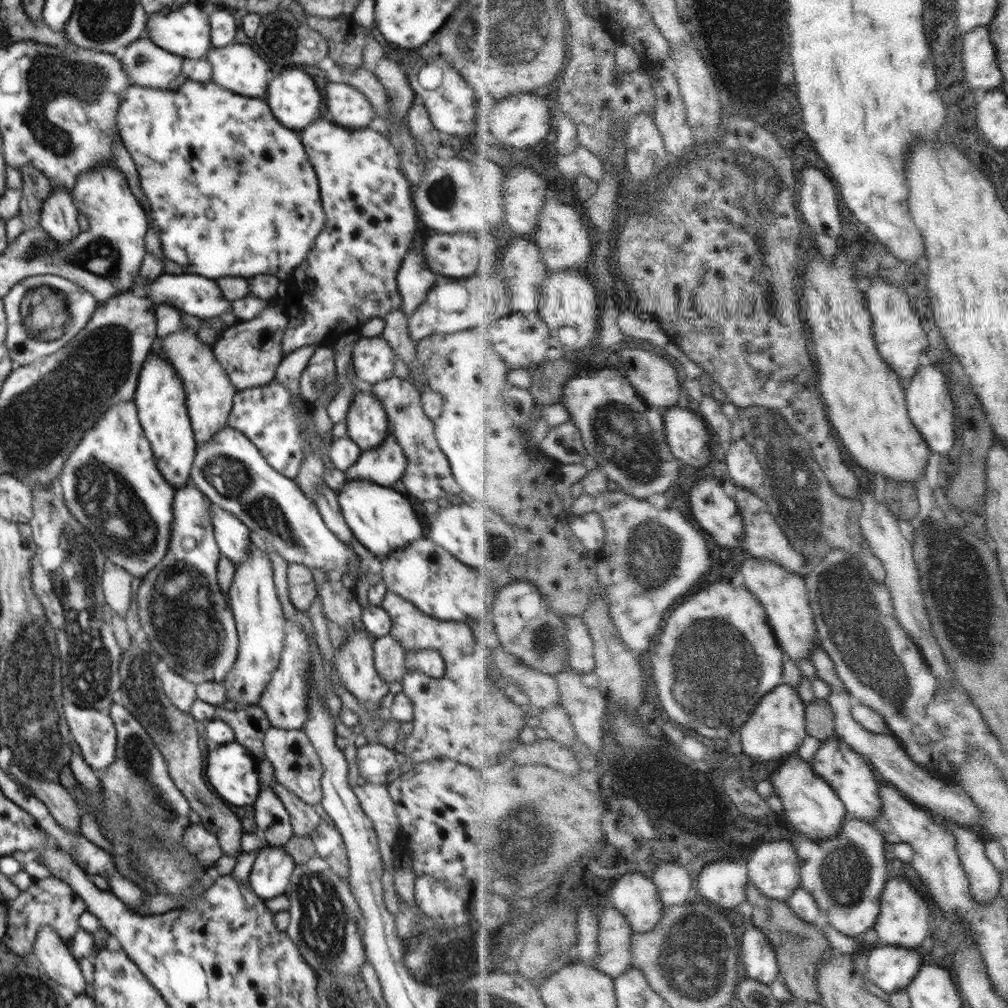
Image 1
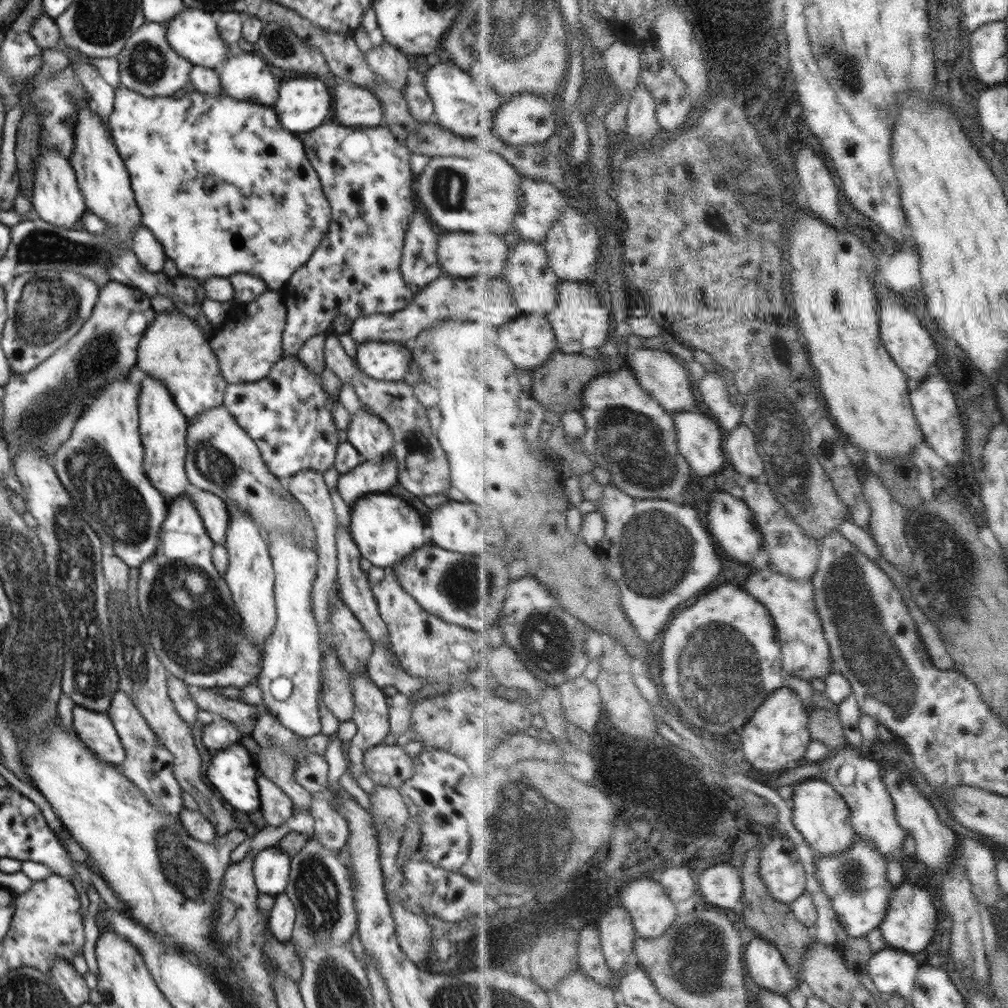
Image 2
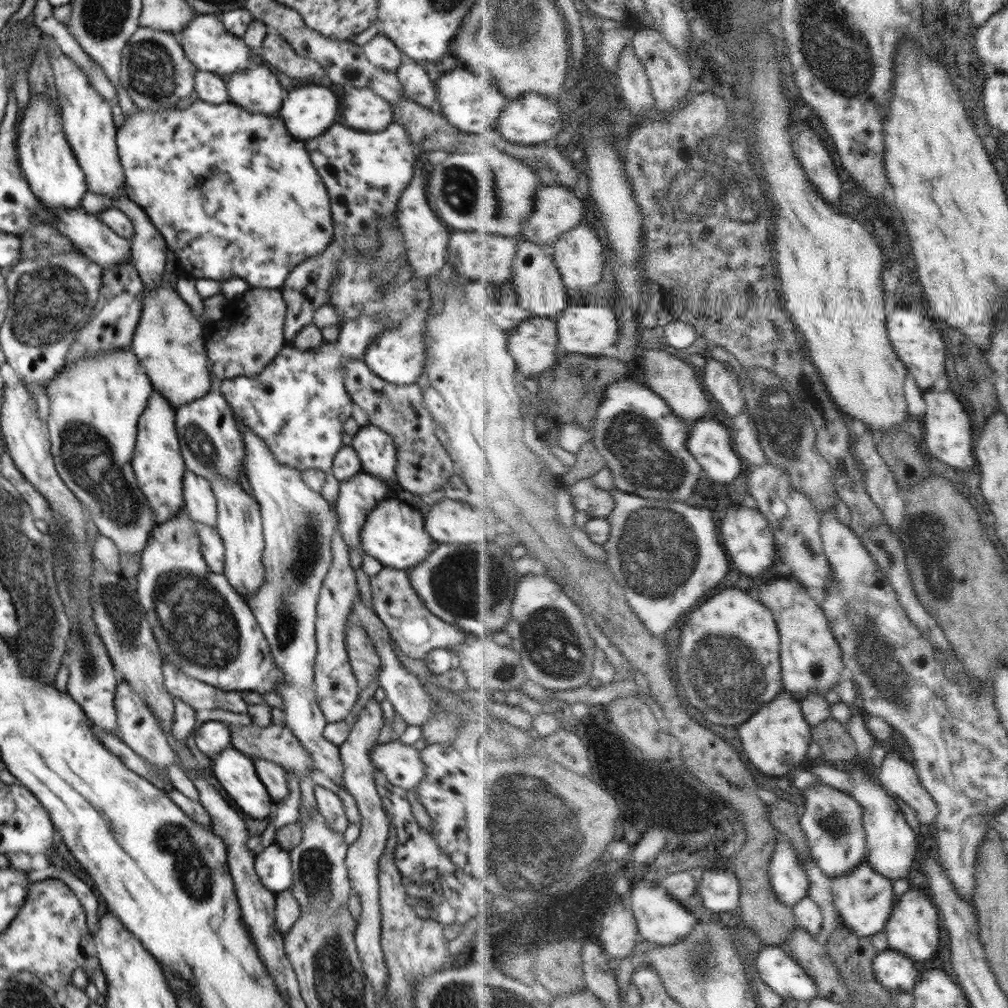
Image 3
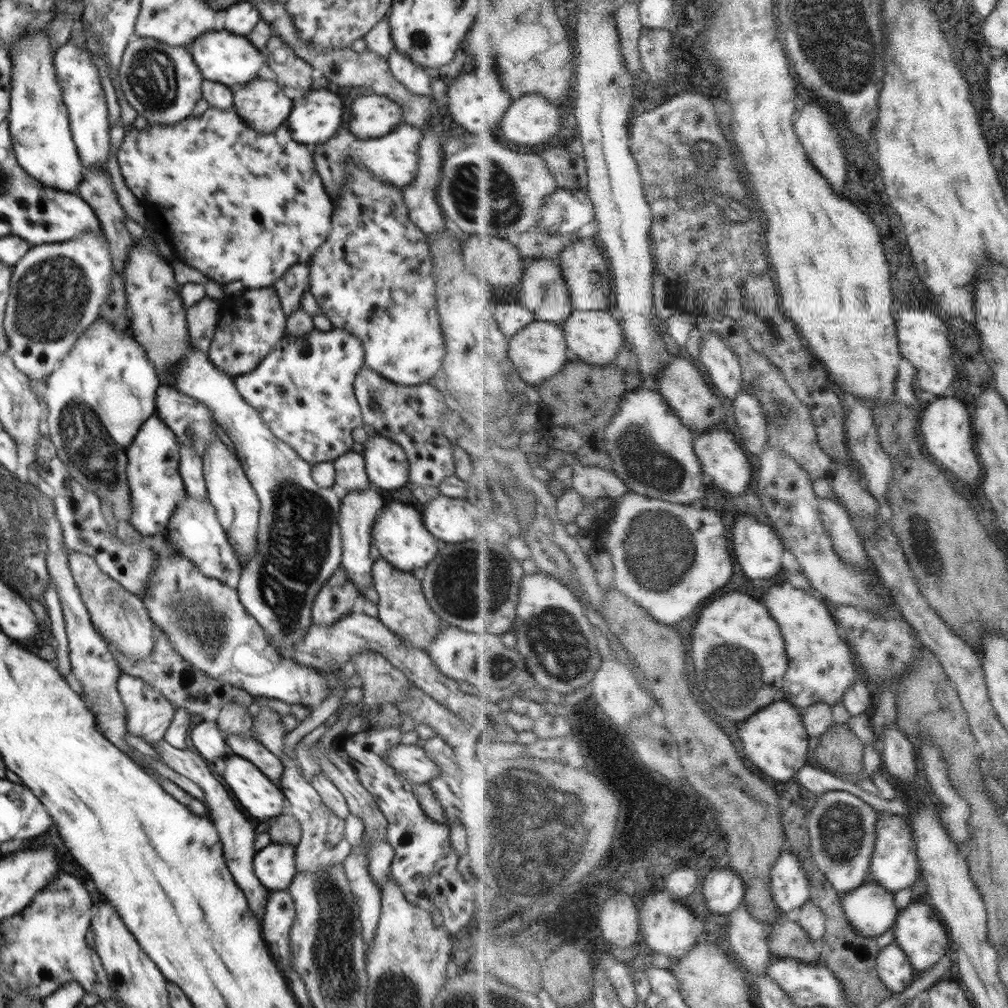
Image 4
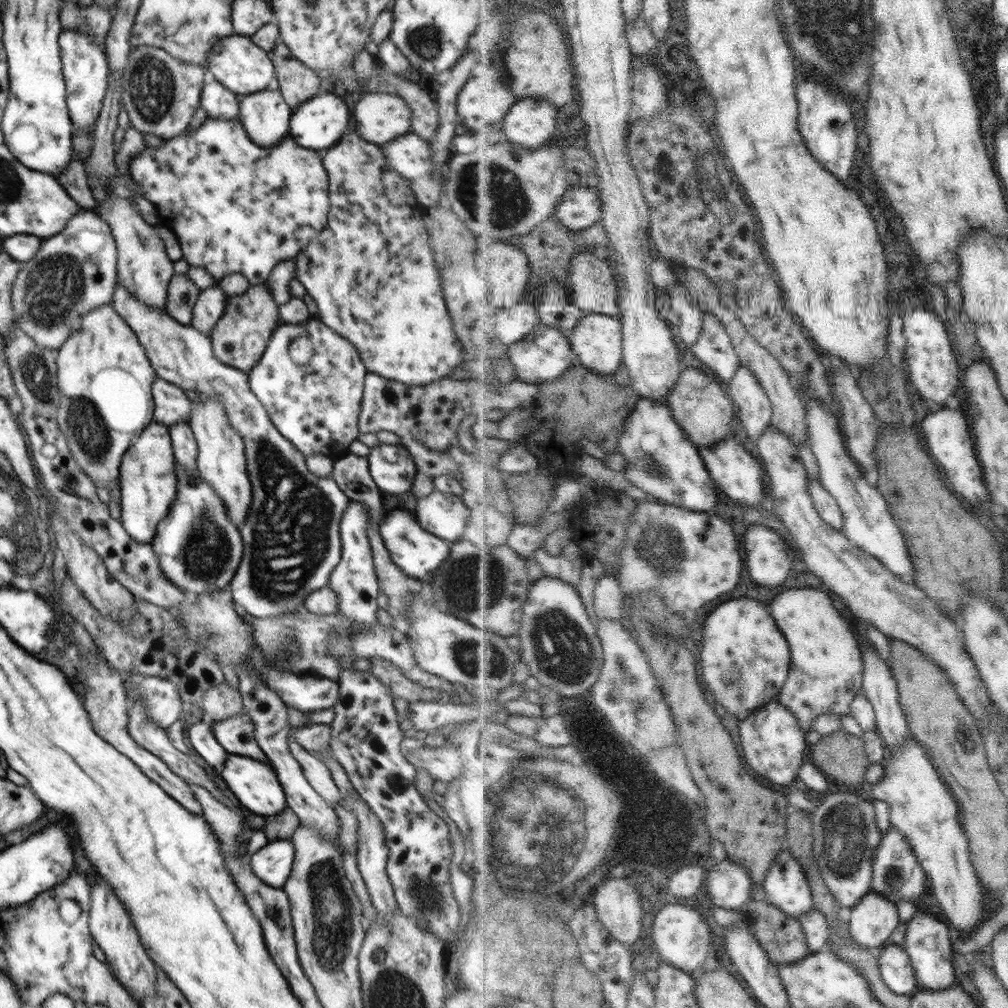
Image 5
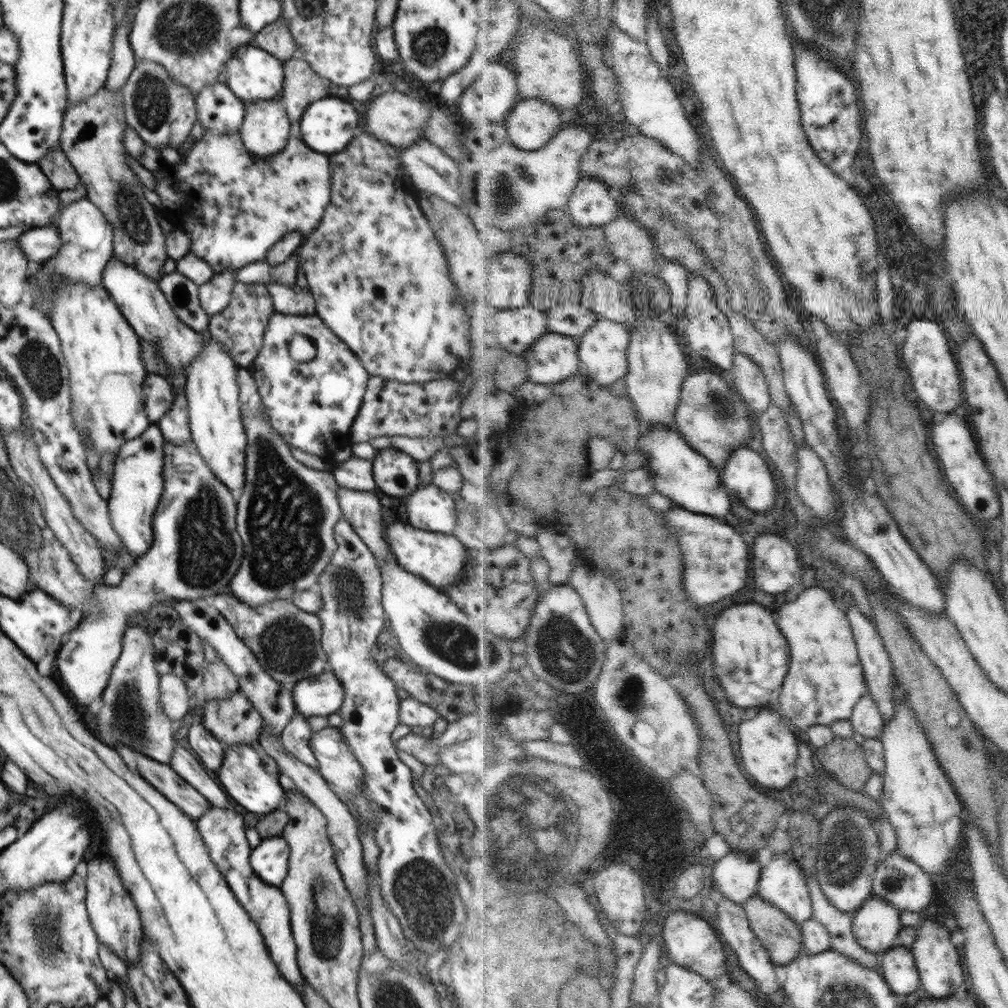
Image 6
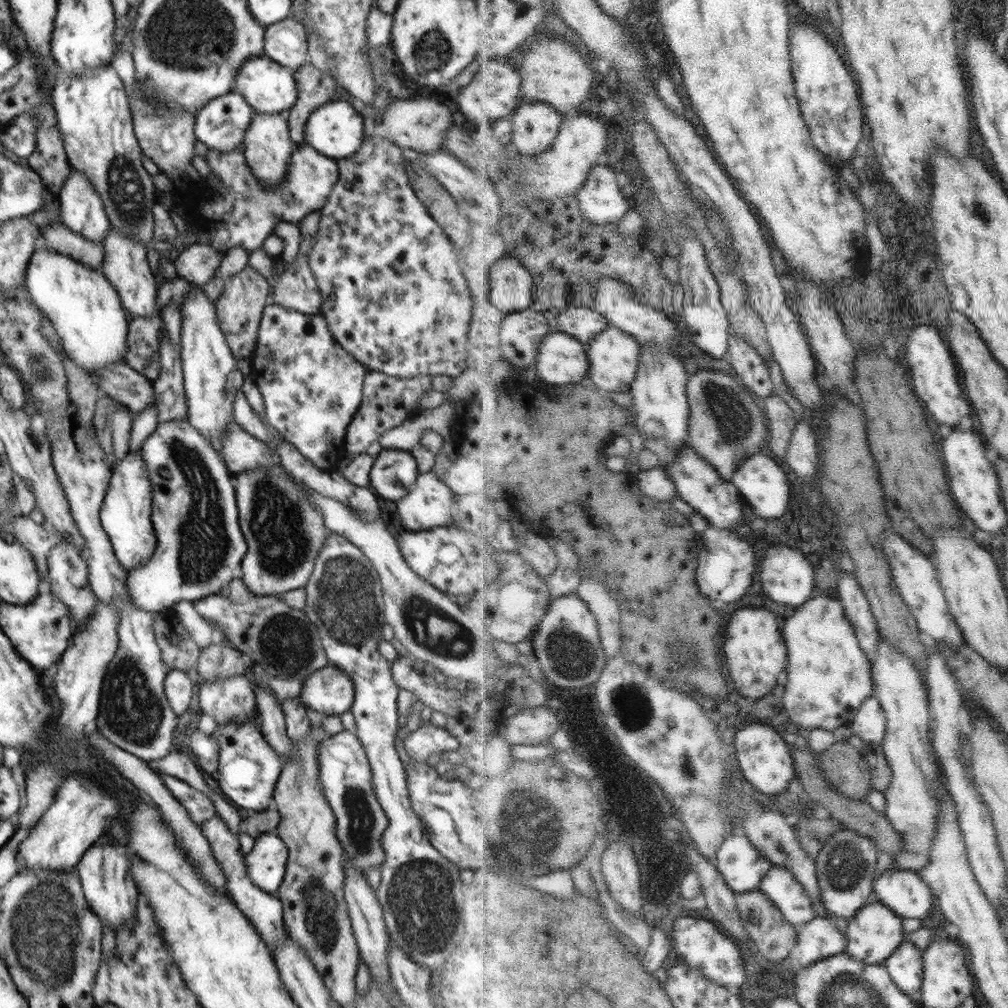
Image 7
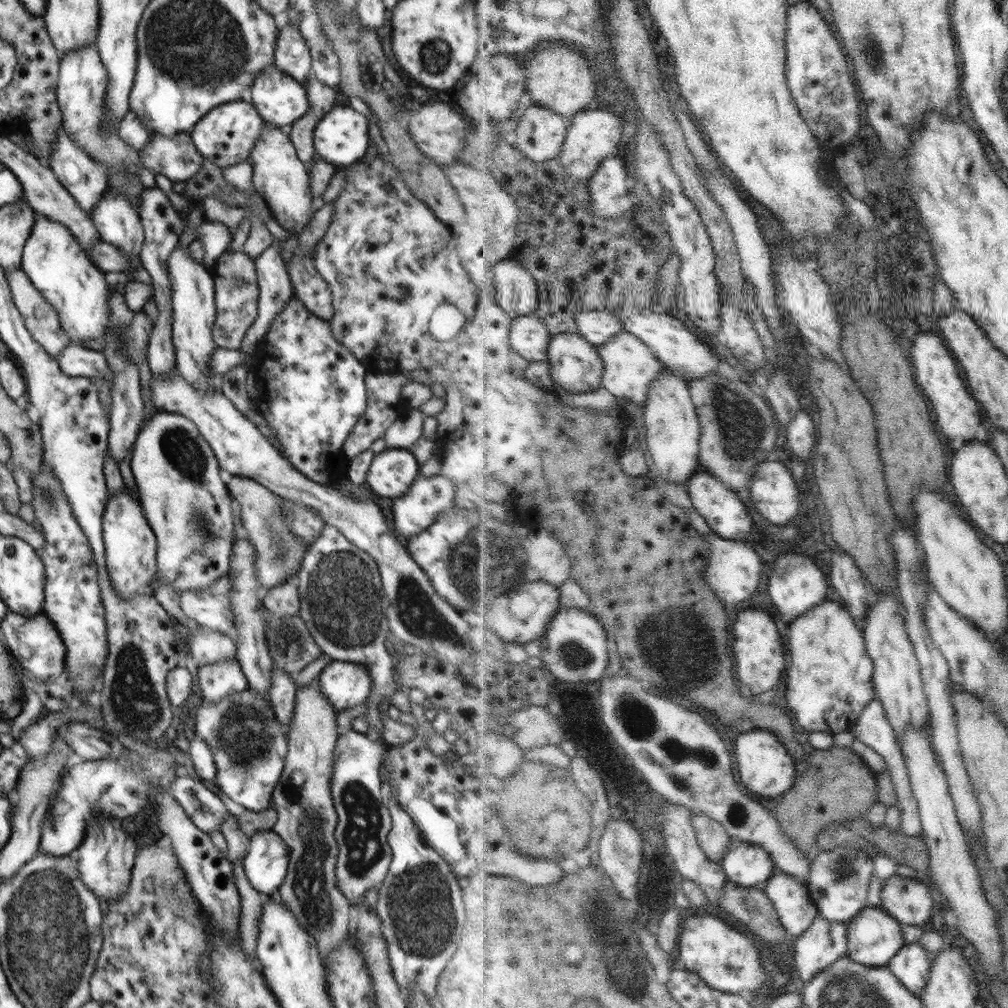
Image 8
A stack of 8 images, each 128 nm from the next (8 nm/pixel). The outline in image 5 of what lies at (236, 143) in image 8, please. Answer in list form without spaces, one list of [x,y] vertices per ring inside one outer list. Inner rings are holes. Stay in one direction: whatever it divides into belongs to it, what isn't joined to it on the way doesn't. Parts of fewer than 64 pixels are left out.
[[[216,79],[203,85],[200,108],[210,119],[235,120],[239,117],[240,97]]]

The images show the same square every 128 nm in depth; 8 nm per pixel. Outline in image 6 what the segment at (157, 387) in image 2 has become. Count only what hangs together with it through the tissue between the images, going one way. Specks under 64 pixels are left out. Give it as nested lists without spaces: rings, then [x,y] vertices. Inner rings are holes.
[[[151,424],[138,438],[125,442],[117,453],[107,500],[109,522],[132,556],[146,554],[153,543],[152,520],[163,492],[163,446],[162,430]]]

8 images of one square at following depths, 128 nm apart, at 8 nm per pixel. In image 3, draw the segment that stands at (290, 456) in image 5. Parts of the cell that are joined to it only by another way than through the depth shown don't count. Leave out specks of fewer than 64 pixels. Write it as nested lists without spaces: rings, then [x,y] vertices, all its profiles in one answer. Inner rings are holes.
[[[233,413],[234,420],[238,424],[238,430],[242,432],[244,440],[245,458],[243,468],[245,469],[247,489],[253,498],[259,504],[261,510],[261,522],[263,523],[263,539],[265,548],[262,555],[262,564],[264,564],[264,583],[247,600],[247,606],[254,614],[257,623],[262,629],[270,653],[274,657],[274,663],[278,669],[284,673],[284,684],[282,690],[278,690],[283,700],[283,706],[280,711],[284,713],[284,724],[294,733],[294,737],[310,752],[314,760],[315,768],[324,772],[332,782],[342,782],[344,776],[344,765],[340,760],[339,746],[332,744],[324,738],[323,731],[327,725],[327,720],[318,706],[314,690],[314,665],[317,653],[316,642],[316,606],[323,586],[323,580],[326,578],[333,561],[332,538],[337,530],[339,517],[334,507],[327,502],[320,493],[311,490],[309,486],[302,481],[303,472],[286,464],[279,464],[274,454],[271,454],[266,441],[252,429],[248,429],[244,423],[238,421],[236,413]]]

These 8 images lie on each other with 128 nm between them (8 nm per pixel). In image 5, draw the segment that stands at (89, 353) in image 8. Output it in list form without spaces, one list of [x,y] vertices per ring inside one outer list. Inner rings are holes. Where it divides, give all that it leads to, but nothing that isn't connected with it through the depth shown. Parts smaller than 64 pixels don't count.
[[[157,377],[152,385],[152,394],[156,422],[170,426],[178,421],[192,419],[192,396],[180,387]]]

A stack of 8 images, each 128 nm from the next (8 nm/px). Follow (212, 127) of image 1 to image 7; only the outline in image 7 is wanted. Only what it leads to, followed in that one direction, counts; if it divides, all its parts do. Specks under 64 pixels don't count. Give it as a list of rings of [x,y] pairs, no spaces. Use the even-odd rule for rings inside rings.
[[[308,143],[295,146],[286,168],[284,182],[274,190],[264,188],[258,182],[250,166],[246,164],[245,155],[240,148],[228,154],[208,148],[204,159],[214,175],[214,180],[218,181],[220,190],[210,189],[205,185],[196,186],[193,190],[205,189],[209,198],[220,195],[228,204],[229,212],[224,223],[208,232],[212,238],[210,242],[206,242],[221,255],[227,254],[236,245],[242,245],[249,254],[262,248],[264,241],[274,234],[274,227],[278,222],[283,220],[296,224],[301,222],[307,214],[321,210],[339,179],[336,160],[319,153]]]

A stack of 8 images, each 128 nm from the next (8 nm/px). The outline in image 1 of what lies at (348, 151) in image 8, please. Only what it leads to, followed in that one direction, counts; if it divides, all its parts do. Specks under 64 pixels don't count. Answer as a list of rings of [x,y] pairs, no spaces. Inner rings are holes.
[[[302,70],[274,74],[265,100],[279,124],[298,132],[314,123],[324,106],[313,77]]]

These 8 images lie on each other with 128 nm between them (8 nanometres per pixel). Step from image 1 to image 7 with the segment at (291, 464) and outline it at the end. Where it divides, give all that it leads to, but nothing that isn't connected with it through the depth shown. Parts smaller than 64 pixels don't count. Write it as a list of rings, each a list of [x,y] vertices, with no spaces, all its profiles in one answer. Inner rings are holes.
[[[272,302],[264,307],[257,346],[250,357],[252,368],[249,375],[259,386],[268,424],[276,428],[283,439],[294,445],[318,470],[335,470],[337,463],[345,456],[346,430],[362,402],[368,368],[336,342],[322,314],[306,314]]]

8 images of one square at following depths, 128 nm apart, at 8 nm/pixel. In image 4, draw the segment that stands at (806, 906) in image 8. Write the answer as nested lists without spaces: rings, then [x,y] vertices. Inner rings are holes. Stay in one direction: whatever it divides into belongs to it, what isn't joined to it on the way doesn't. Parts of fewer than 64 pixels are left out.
[[[787,849],[782,853],[773,872],[773,888],[781,910],[792,912],[812,898],[811,880],[800,857]]]

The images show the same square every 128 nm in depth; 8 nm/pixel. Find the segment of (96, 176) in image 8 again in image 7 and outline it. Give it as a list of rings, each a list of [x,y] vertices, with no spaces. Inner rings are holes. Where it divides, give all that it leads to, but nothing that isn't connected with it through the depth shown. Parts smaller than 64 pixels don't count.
[[[72,166],[70,170],[62,190],[58,192],[62,224],[90,241],[104,242],[110,222],[102,197],[82,171]]]

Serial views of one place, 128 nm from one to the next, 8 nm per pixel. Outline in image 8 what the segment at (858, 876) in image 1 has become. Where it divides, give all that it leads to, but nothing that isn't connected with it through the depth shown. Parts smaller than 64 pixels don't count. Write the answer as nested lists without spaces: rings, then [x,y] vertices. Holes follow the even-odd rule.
[[[868,906],[849,923],[849,955],[852,960],[868,967],[889,967],[907,946],[902,922],[880,906]]]

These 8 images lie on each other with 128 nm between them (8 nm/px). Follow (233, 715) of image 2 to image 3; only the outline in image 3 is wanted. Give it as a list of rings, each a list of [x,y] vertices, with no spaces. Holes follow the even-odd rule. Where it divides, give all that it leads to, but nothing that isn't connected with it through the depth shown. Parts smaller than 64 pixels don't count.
[[[163,658],[162,674],[164,686],[171,696],[186,702],[195,711],[208,708],[208,710],[229,710],[236,714],[248,712],[248,704],[242,699],[241,692],[225,691],[190,677],[166,658]]]

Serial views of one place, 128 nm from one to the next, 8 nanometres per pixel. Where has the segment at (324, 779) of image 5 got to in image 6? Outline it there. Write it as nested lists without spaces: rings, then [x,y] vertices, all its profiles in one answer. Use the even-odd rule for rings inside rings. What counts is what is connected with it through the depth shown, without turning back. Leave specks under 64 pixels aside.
[[[296,712],[284,727],[281,733],[281,740],[290,754],[319,771],[318,760],[316,760],[316,756],[314,756],[310,748],[312,736],[312,728],[308,723],[307,717]]]

